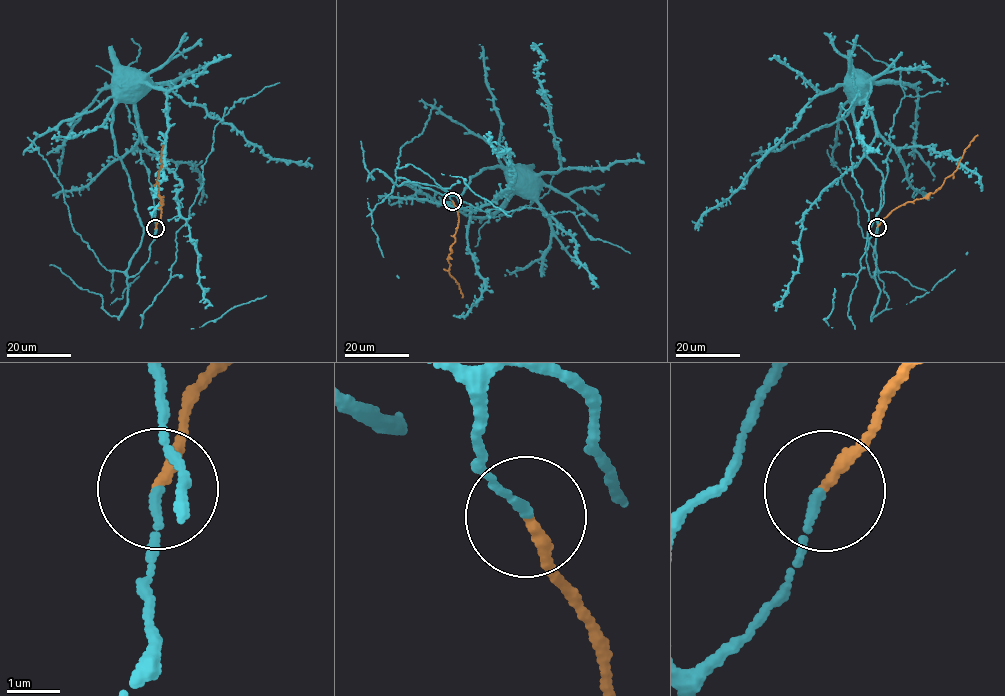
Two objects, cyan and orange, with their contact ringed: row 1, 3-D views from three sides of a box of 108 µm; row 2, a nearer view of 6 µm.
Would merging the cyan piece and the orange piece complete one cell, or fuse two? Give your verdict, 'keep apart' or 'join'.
join

